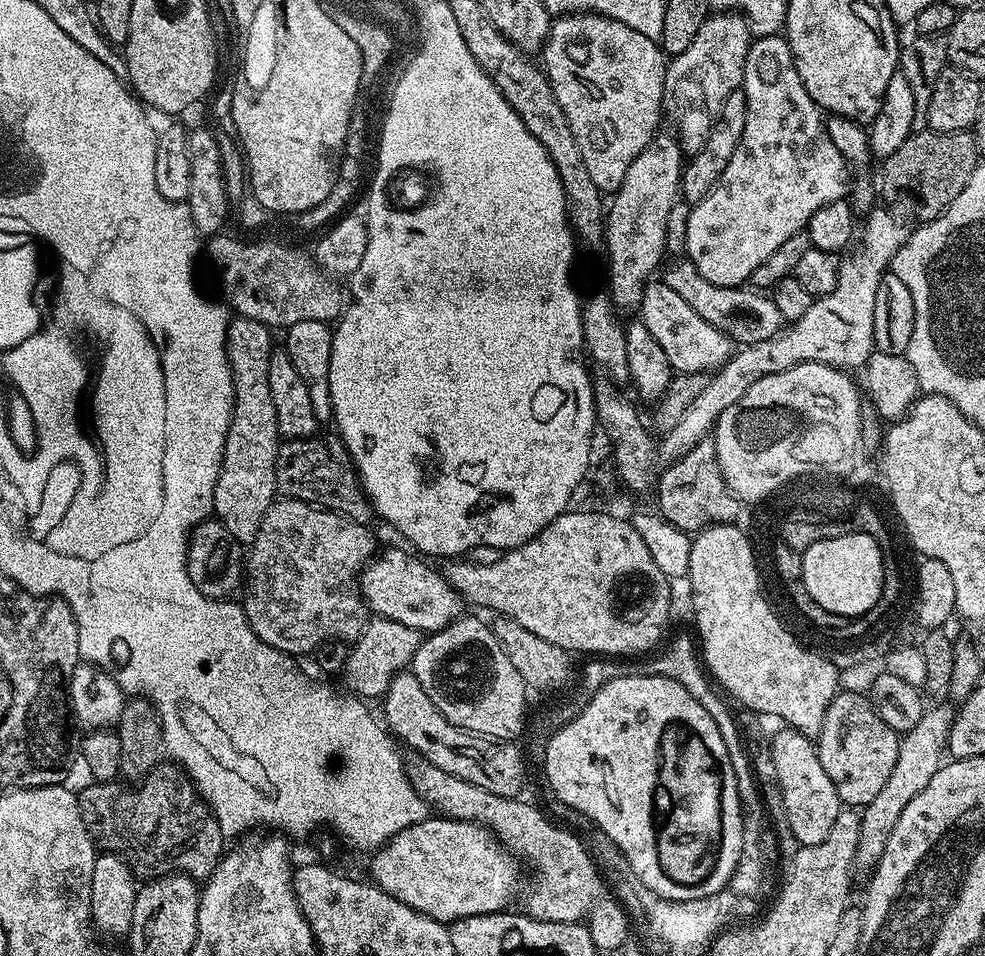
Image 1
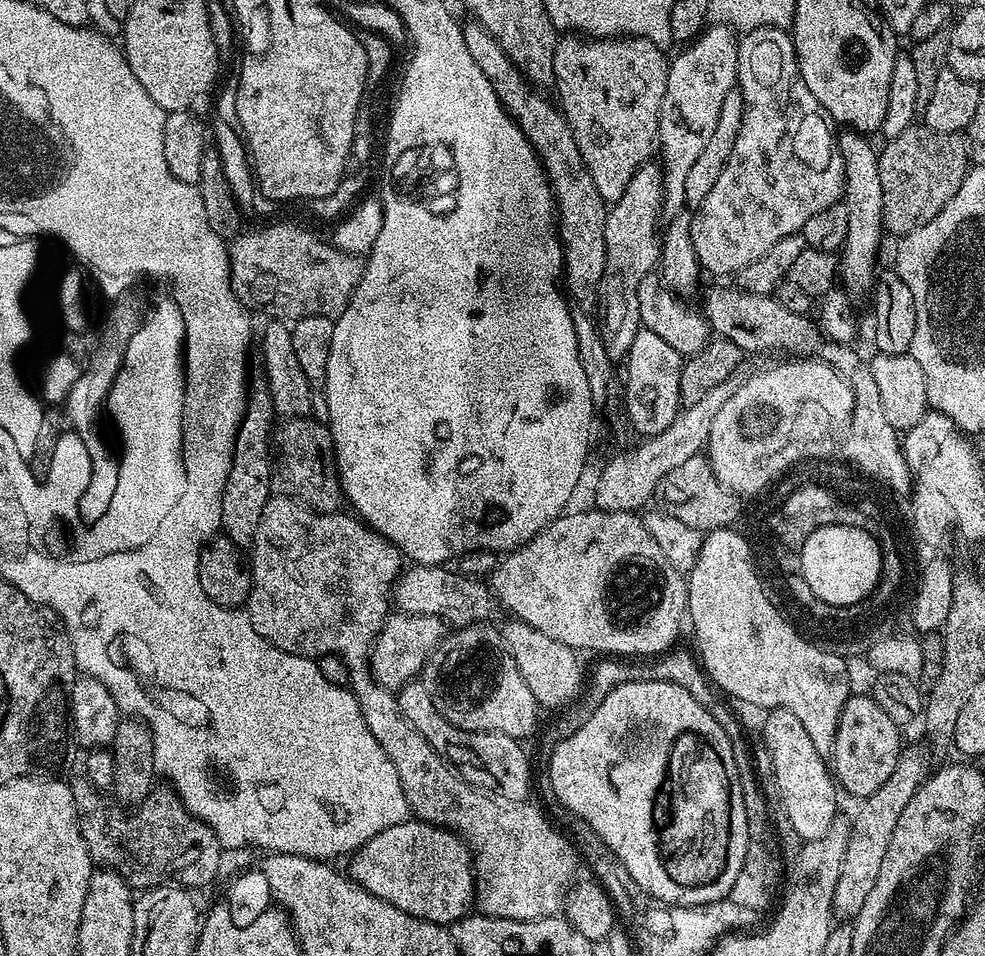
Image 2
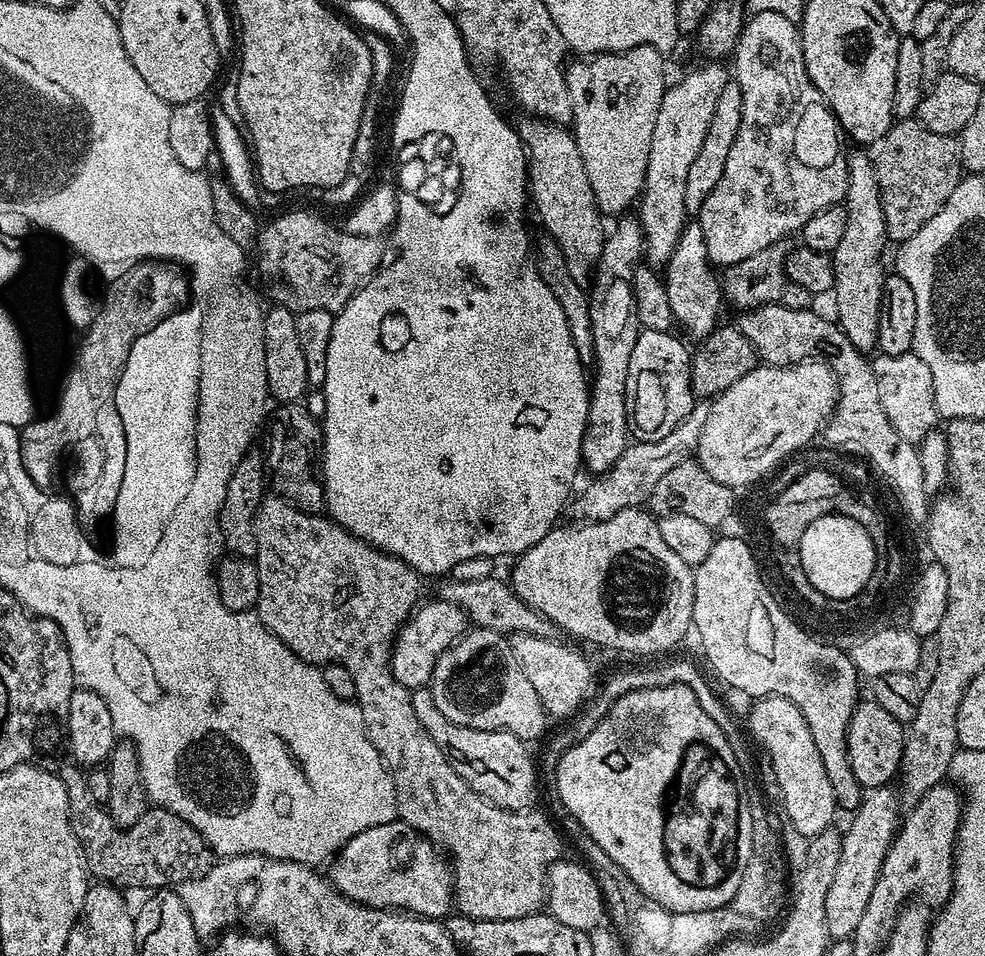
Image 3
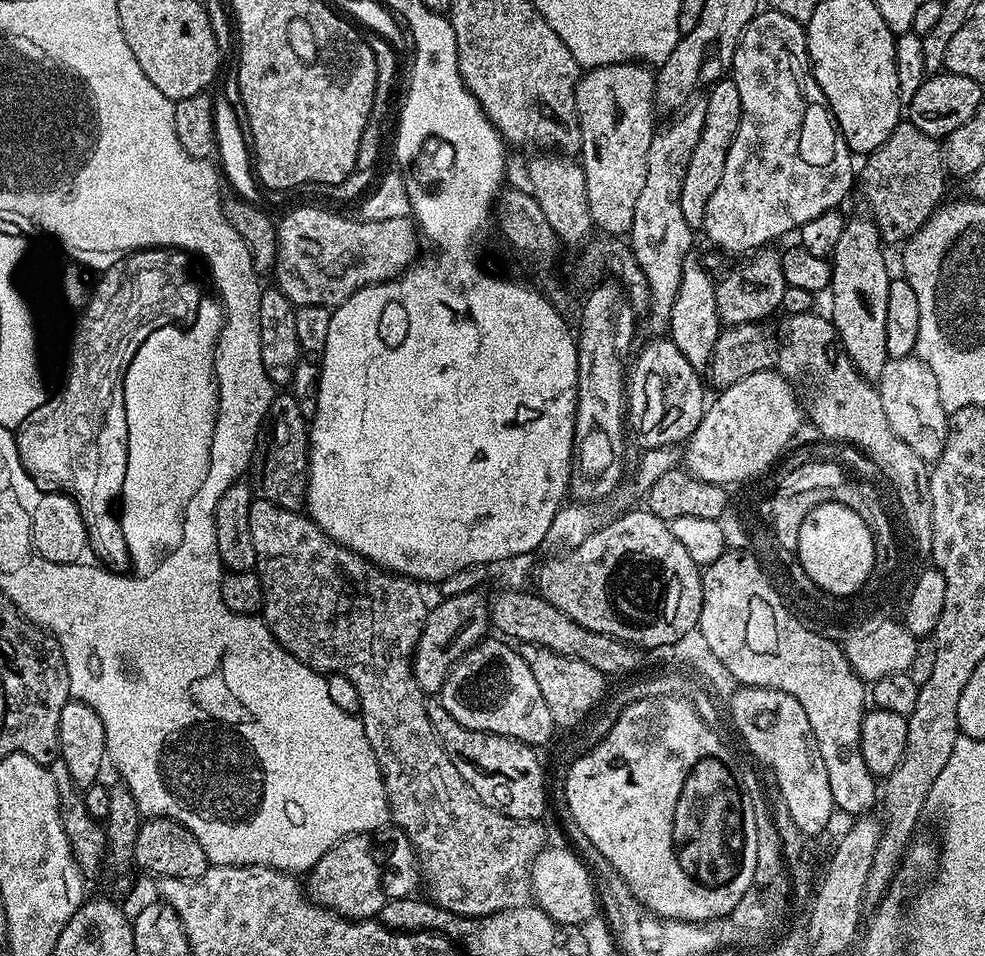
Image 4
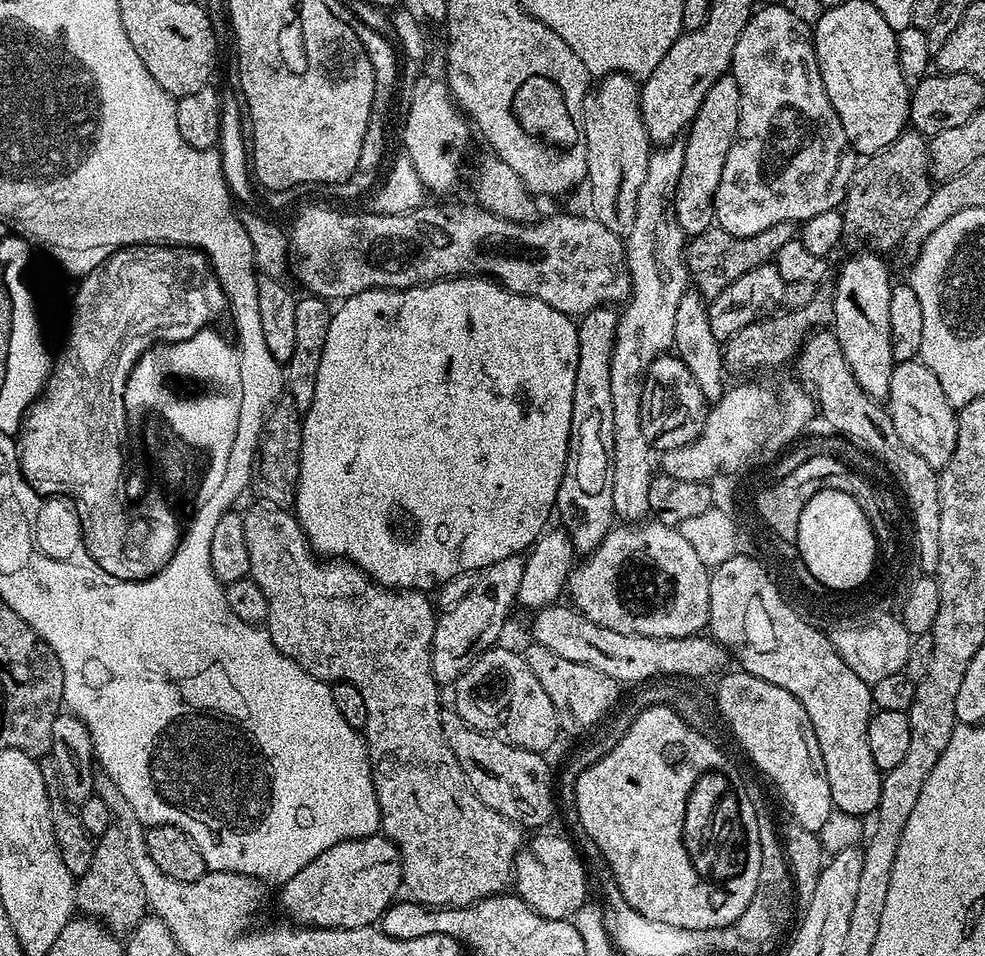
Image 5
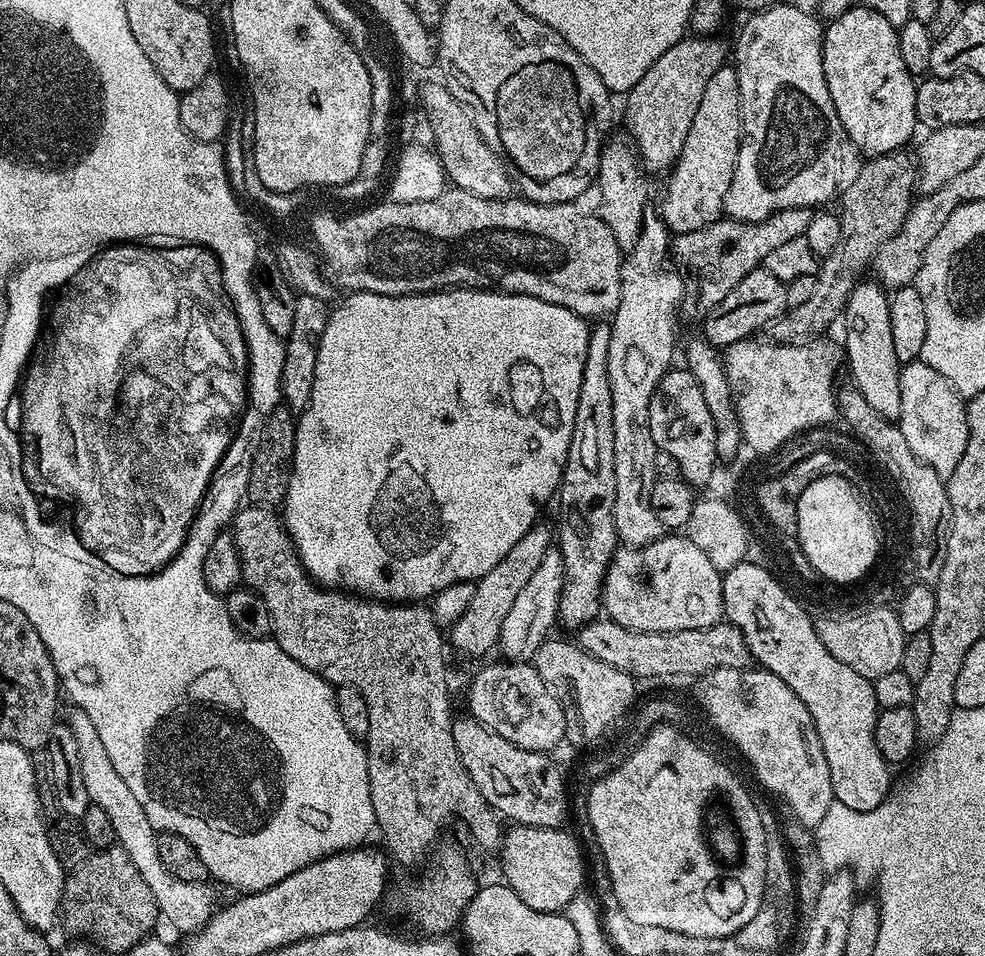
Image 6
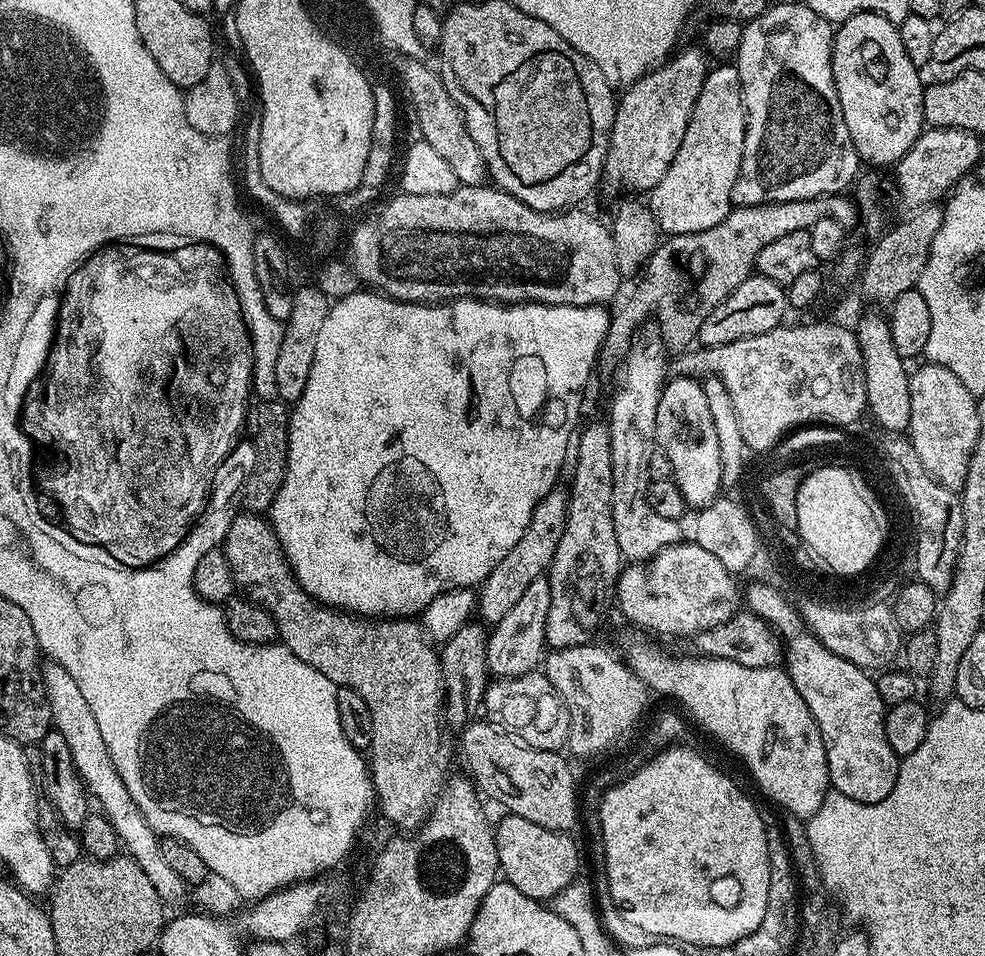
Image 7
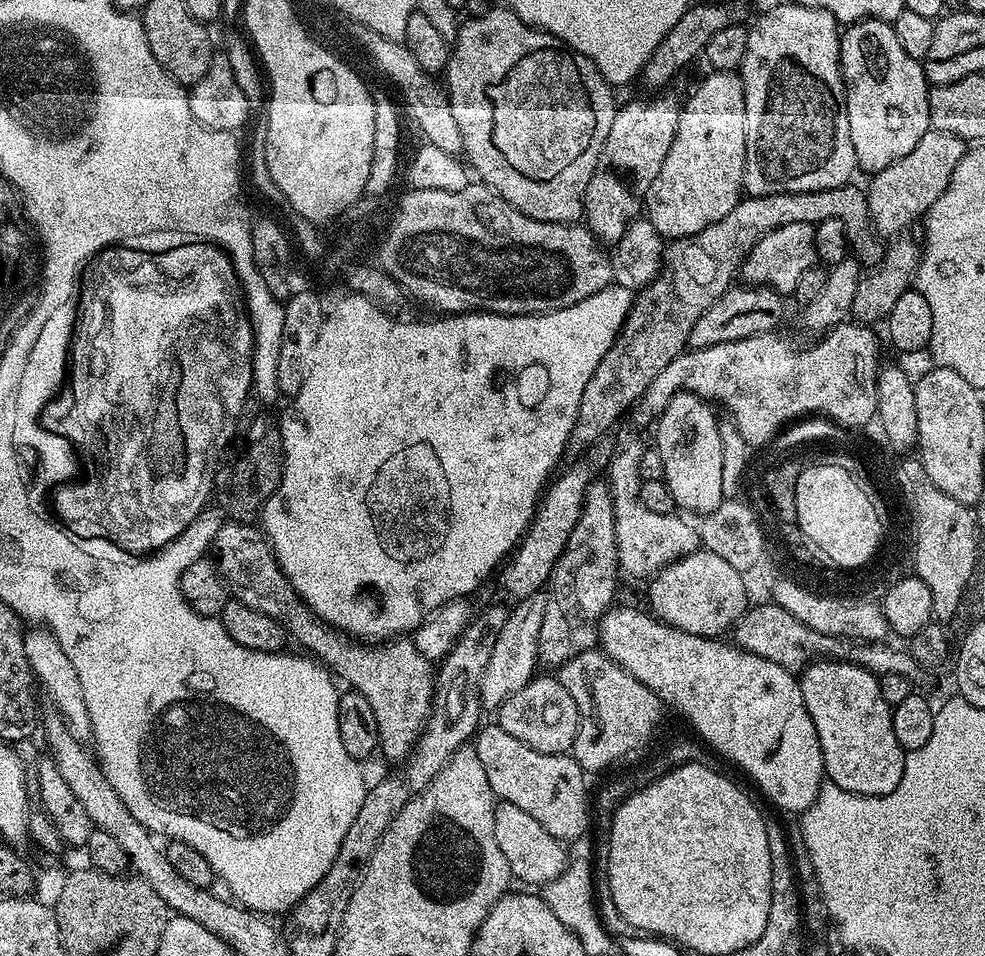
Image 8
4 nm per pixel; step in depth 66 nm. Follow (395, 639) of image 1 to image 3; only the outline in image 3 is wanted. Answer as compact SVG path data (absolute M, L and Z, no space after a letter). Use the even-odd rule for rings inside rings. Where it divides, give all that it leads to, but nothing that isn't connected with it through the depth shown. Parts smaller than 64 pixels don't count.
M433 598L429 604L421 603L392 644L392 677L409 690L431 685L432 671L438 658L469 628L469 618L458 606L439 598Z

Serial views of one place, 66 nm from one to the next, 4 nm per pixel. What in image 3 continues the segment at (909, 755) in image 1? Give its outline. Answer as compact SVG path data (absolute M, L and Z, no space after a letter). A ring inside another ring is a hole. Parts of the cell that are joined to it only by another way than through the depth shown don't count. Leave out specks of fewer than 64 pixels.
M892 786L871 789L851 816L848 829L843 829L840 837L842 850L838 854L838 870L834 870L834 882L830 882L830 891L826 893L826 922L832 940L849 939L858 922L862 922L862 914L866 914L870 894L874 894L874 882L878 882L880 867L902 820L897 789Z

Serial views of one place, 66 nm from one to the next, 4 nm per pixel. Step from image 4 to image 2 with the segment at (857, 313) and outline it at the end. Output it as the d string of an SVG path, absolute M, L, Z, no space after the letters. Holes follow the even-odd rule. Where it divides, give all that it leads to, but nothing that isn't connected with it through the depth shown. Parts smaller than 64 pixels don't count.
M844 130L841 133L841 136L838 136L838 151L844 185L842 202L846 206L846 214L850 214L850 223L846 229L846 242L838 253L839 279L845 284L843 287L849 293L864 291L867 293L875 285L878 275L876 255L880 252L880 239L886 236L882 178L878 174L880 158L877 149L875 147L872 149L872 144L868 141L871 139L865 133L851 130Z

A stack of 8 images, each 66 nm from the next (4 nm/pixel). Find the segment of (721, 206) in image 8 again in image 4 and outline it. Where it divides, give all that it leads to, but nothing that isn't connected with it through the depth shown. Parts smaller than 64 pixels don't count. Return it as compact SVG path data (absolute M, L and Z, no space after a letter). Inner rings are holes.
M730 78L716 81L706 92L706 124L702 126L702 136L698 138L698 146L690 154L690 166L686 166L686 178L682 178L682 218L686 218L693 230L699 229L706 218L706 202L710 202L710 194L718 190L718 182L722 182L722 170L726 170L726 154L732 145L732 139L742 118L742 98L738 98L738 86Z

